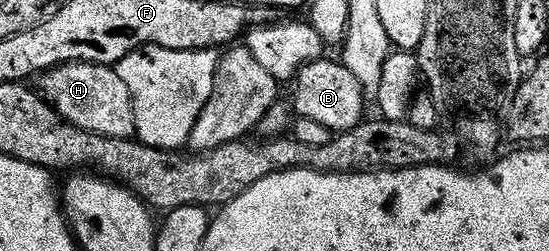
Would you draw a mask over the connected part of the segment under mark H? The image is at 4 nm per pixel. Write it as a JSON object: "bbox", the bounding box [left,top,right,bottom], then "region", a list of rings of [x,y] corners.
{"bbox":[38,61,135,139],"region":[[[70,61],[68,65],[57,65],[54,69],[46,70],[38,81],[40,85],[38,88],[47,104],[54,107],[60,117],[71,125],[76,125],[78,129],[84,129],[102,137],[112,137],[113,139],[135,137],[133,99],[129,95],[129,87],[125,87],[125,83],[121,83],[118,68],[109,65],[94,65],[88,61]]]}

